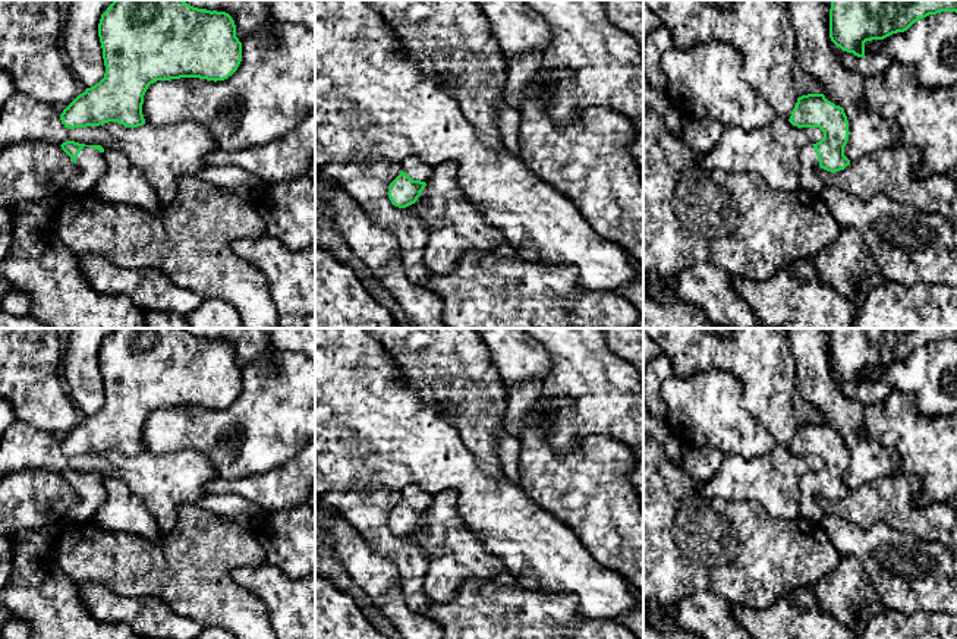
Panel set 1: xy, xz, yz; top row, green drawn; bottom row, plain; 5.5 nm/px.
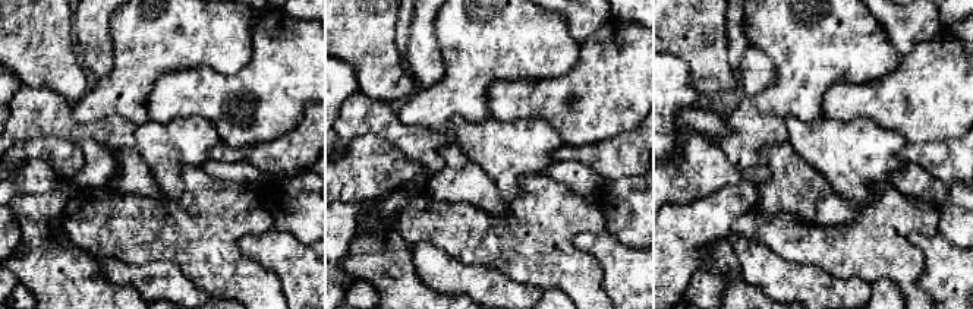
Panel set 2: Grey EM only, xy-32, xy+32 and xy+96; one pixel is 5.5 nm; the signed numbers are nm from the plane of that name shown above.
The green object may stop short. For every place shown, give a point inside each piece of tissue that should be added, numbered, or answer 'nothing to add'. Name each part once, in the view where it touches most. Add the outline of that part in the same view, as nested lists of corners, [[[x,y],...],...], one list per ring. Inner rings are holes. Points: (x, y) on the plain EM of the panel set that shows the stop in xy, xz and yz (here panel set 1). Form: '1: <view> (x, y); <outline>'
1: xy (91, 491); [[[84,475],[76,487],[79,501],[66,513],[64,522],[91,522],[95,511],[106,503],[107,491],[98,478]]]

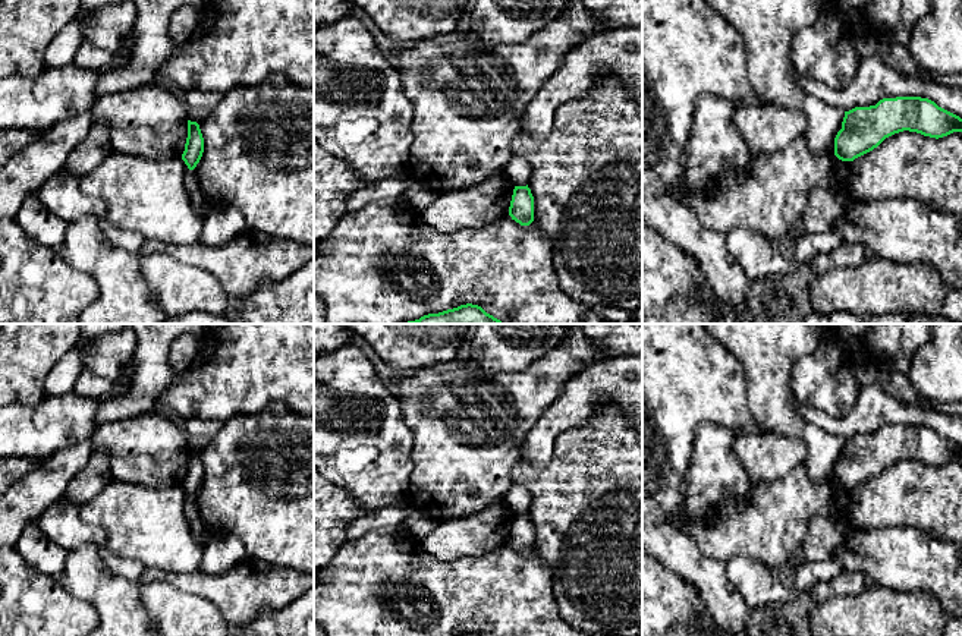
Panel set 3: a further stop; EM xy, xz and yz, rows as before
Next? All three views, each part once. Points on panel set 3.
nothing to add

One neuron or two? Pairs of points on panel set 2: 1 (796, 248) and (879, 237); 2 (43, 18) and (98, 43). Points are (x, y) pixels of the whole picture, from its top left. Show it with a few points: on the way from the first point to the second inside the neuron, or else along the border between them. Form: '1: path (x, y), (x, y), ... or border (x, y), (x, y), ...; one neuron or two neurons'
1: path (816, 248), (859, 248); one neuron
2: border (72, 15), (75, 49), (84, 66); two neurons

